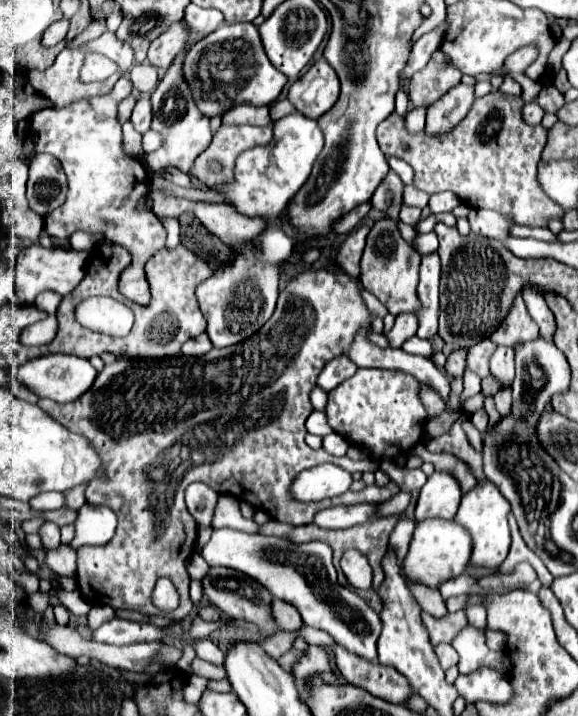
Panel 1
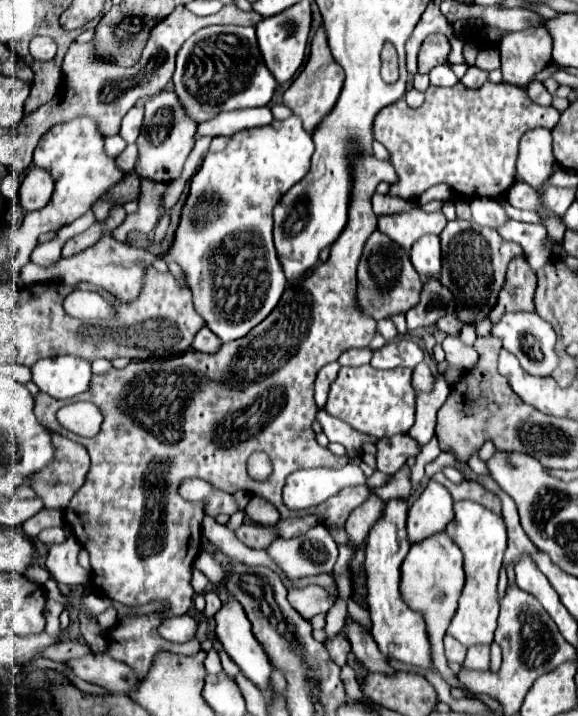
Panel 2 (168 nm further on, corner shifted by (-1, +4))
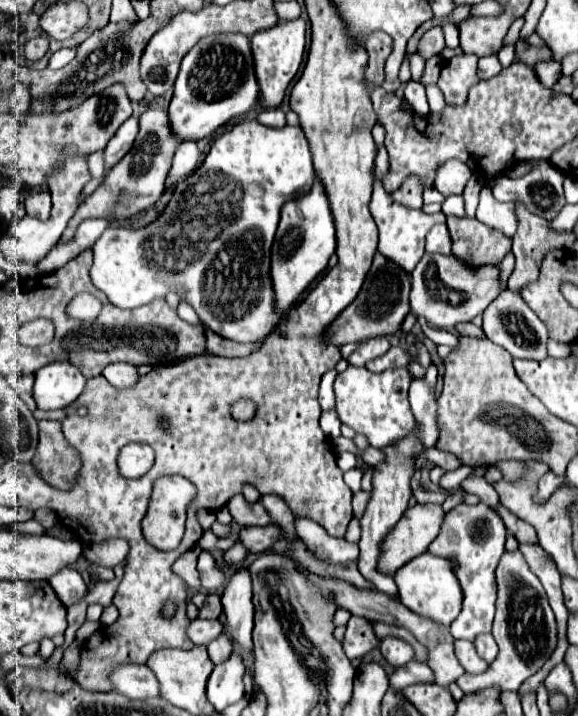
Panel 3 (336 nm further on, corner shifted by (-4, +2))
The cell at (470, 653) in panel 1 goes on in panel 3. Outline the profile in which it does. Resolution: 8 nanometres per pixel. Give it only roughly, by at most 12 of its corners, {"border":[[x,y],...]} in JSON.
{"border":[[485,503],[457,505],[429,547],[451,559],[455,639],[491,633],[507,529]]}

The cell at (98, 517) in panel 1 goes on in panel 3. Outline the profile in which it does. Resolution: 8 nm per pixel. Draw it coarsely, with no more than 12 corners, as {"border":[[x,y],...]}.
{"border":[[71,567],[53,575],[53,591],[65,607],[89,593],[83,577]]}

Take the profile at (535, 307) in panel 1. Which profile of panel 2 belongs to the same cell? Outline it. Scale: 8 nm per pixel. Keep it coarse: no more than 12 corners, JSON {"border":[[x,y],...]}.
{"border":[[508,221],[498,233],[524,249],[532,271],[552,257],[544,225]]}

